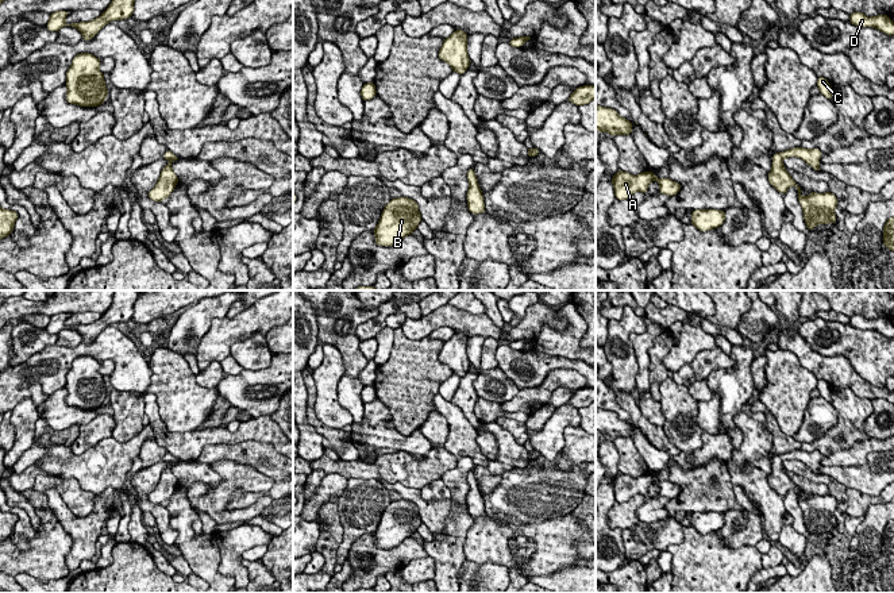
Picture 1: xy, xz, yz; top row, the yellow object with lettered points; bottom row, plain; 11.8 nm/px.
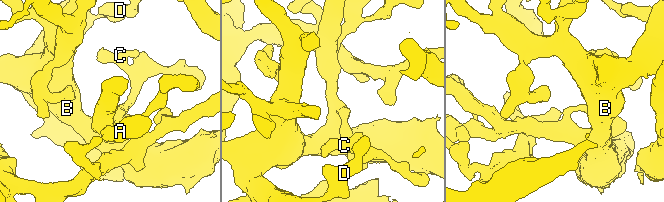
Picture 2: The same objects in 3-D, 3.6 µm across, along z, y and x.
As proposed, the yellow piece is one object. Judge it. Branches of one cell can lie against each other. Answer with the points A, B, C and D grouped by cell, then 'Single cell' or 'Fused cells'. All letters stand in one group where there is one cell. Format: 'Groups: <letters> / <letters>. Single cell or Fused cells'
Groups: A B C D. Single cell

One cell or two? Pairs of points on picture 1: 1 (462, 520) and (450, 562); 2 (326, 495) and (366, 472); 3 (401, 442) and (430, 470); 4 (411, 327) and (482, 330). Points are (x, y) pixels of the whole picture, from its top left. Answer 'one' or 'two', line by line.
1: one
2: two
3: two
4: one

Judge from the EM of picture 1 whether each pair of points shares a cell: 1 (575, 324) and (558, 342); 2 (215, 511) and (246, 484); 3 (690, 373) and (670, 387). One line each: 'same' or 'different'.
1: same
2: same
3: different

